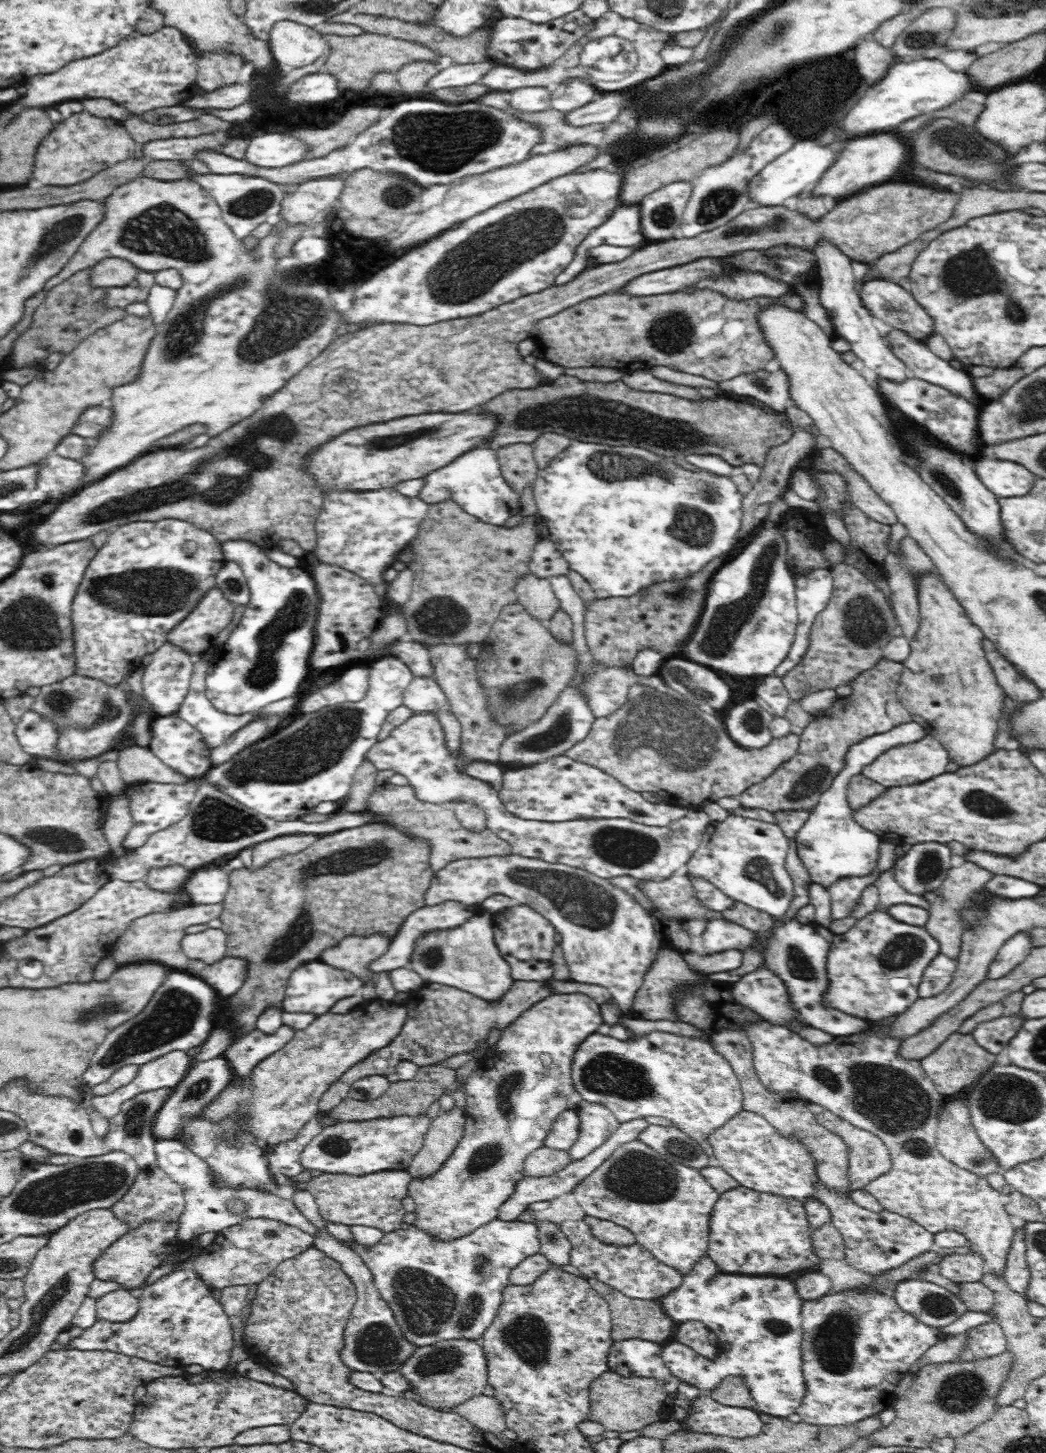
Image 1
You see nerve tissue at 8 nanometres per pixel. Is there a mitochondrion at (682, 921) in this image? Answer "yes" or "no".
no

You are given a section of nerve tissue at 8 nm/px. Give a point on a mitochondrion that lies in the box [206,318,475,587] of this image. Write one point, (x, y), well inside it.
(376, 443)

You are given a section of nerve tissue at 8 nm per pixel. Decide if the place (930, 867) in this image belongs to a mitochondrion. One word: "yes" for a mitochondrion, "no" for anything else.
yes

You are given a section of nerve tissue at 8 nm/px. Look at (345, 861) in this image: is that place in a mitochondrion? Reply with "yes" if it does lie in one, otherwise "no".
yes

